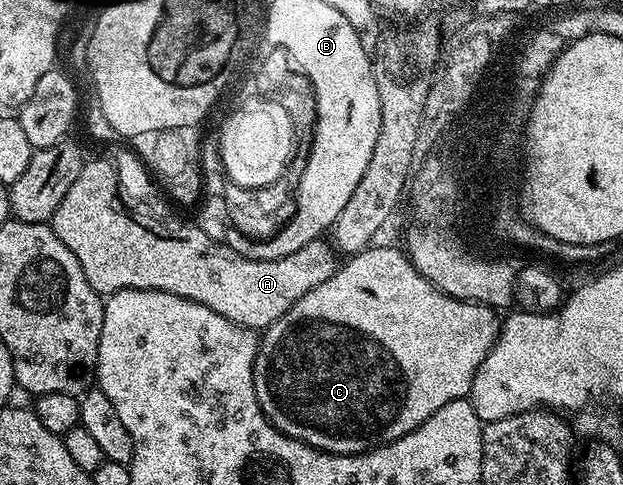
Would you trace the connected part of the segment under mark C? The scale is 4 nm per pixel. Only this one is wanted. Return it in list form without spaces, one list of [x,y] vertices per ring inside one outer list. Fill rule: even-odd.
[[[373,244],[361,254],[353,254],[348,262],[341,265],[326,280],[326,284],[318,284],[318,288],[310,288],[294,308],[290,308],[282,317],[267,330],[263,331],[260,338],[260,347],[256,350],[256,363],[254,364],[254,392],[262,412],[268,417],[268,422],[278,432],[282,432],[287,438],[298,440],[307,446],[313,446],[327,454],[364,454],[379,446],[390,444],[410,432],[414,432],[438,408],[450,404],[459,398],[468,398],[472,393],[474,376],[486,360],[490,348],[500,336],[501,319],[496,319],[497,311],[491,306],[484,306],[480,302],[463,302],[457,298],[451,298],[449,294],[442,293],[434,284],[430,284],[412,266],[407,253],[403,249],[395,250],[392,246],[380,246]]]

